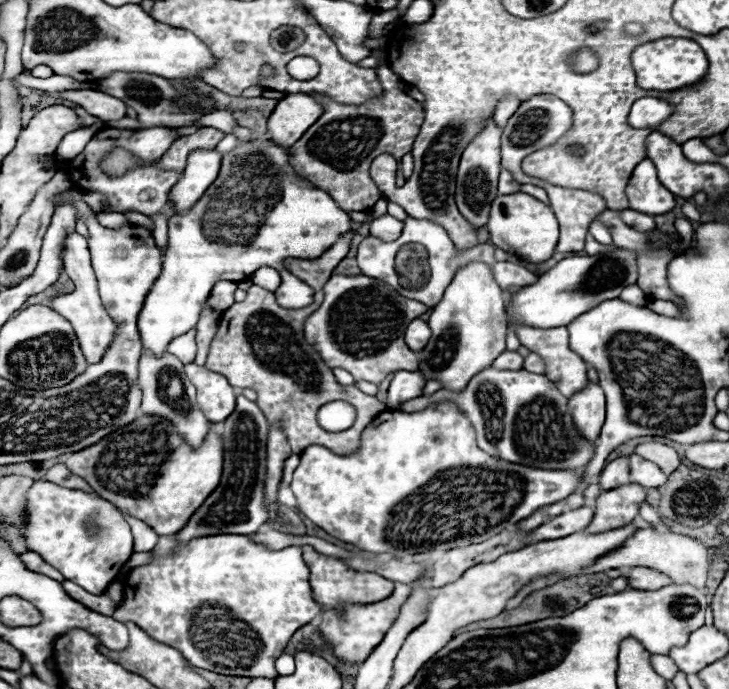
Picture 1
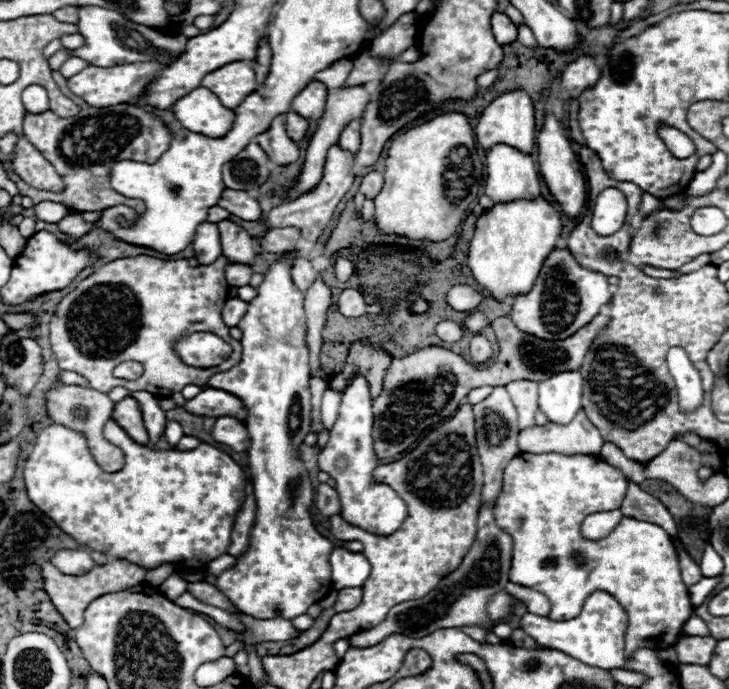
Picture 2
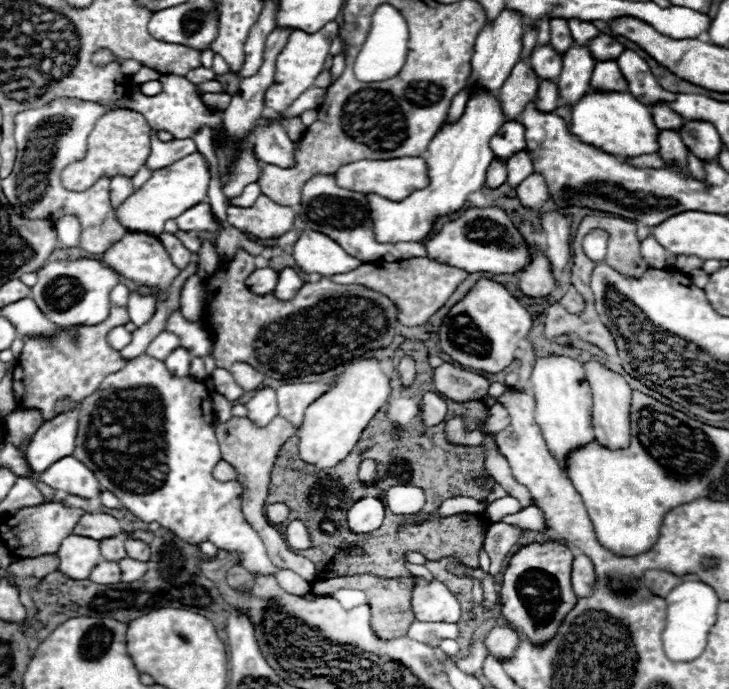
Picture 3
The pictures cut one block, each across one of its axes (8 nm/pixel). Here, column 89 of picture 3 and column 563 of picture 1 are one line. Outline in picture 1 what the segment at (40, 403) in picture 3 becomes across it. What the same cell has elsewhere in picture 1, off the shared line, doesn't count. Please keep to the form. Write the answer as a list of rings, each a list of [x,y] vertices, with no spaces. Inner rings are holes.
[[[560,326],[560,328],[550,328],[550,330],[518,328],[518,330],[514,330],[514,332],[516,332],[516,336],[518,336],[518,340],[520,340],[522,346],[526,346],[530,352],[536,352],[536,354],[544,360],[544,368],[546,368],[544,374],[558,386],[558,390],[560,390],[566,398],[574,396],[576,392],[580,392],[580,390],[584,390],[584,388],[588,386],[588,376],[586,376],[588,366],[586,366],[586,362],[584,362],[578,354],[574,354],[574,352],[568,348],[568,330],[566,330],[564,326]]]

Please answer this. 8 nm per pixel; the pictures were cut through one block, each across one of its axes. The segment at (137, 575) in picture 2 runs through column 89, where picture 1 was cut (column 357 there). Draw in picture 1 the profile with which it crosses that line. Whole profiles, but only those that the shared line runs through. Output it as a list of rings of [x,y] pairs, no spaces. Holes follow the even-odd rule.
[[[302,546],[304,562],[310,568],[310,586],[312,596],[322,608],[342,608],[342,604],[374,604],[386,600],[394,592],[394,582],[374,574],[374,572],[356,572],[344,566],[342,560],[332,556],[322,556],[314,552],[312,546]]]

